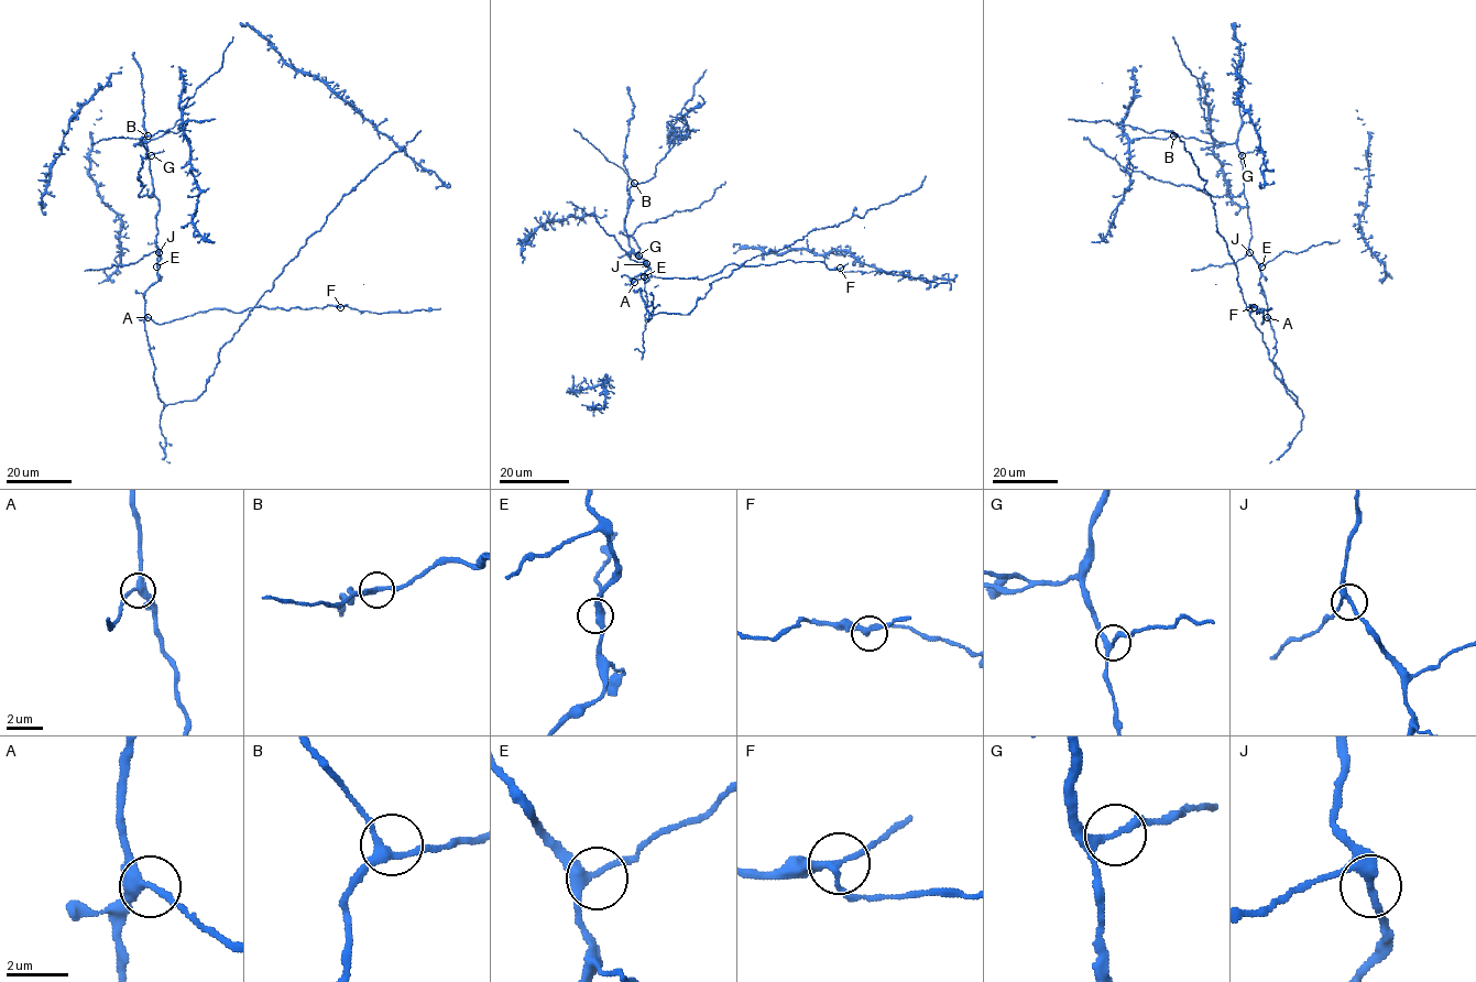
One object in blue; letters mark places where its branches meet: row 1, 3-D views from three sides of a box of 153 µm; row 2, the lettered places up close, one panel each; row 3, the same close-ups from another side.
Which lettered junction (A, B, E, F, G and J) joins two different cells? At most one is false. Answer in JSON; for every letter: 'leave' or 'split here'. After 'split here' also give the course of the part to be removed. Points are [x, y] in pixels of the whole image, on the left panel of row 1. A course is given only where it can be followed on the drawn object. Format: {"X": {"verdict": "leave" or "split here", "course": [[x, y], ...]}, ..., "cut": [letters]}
{"A": {"verdict": "leave"}, "B": {"verdict": "leave"}, "E": {"verdict": "leave"}, "F": {"verdict": "leave"}, "G": {"verdict": "split here", "course": [[151, 155], [164, 151]]}, "J": {"verdict": "leave"}, "cut": ["G"]}

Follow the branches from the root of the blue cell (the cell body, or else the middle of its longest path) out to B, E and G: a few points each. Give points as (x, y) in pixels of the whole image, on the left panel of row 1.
B: (159, 251), (156, 221), (159, 200), (153, 193), (146, 145), (139, 144), (143, 135), (148, 135)
E: (159, 251), (156, 266)
G: (159, 251), (156, 221), (159, 200), (153, 193), (151, 155)

